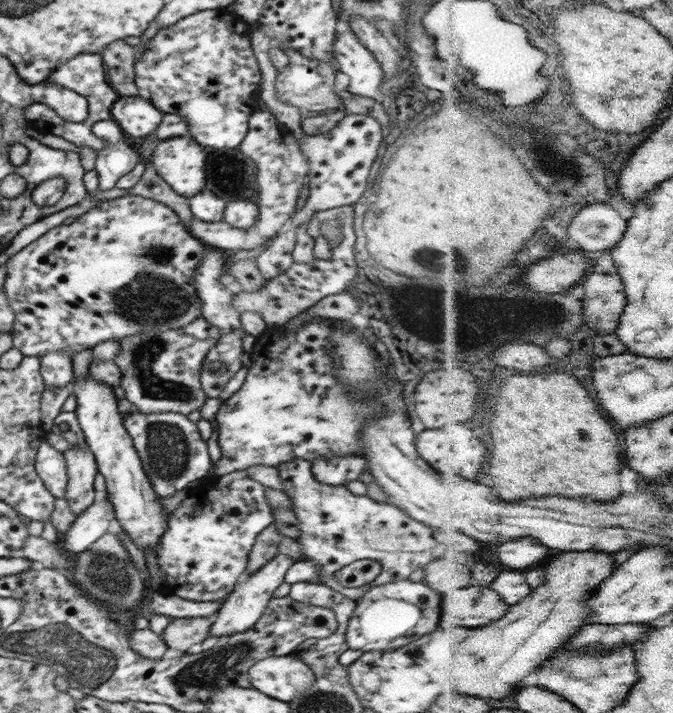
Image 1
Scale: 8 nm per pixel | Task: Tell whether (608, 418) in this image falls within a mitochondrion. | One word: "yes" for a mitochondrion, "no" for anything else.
no

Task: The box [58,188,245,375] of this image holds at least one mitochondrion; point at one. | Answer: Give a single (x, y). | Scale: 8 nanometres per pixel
(160, 302)

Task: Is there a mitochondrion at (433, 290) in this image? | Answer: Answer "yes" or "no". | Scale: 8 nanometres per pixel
yes

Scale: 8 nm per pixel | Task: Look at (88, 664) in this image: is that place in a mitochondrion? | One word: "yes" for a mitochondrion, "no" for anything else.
yes

